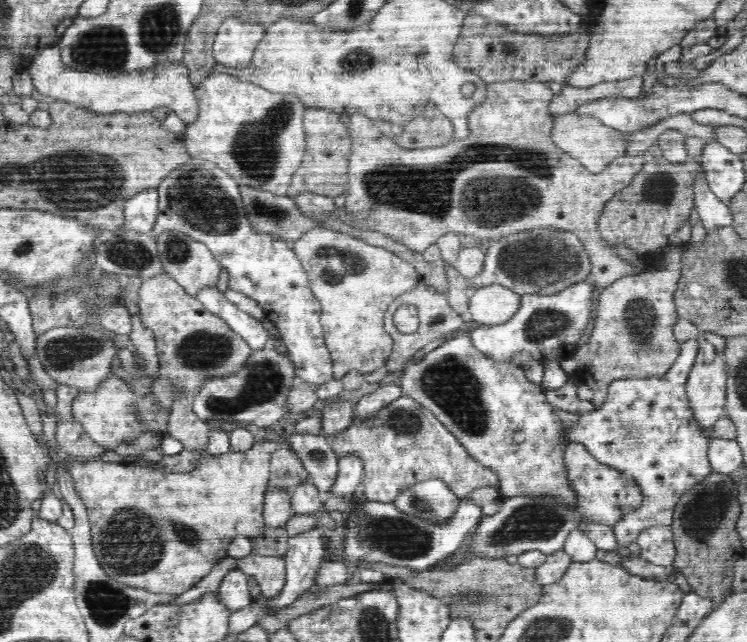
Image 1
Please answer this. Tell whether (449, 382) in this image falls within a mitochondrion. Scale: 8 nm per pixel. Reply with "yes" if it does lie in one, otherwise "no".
yes

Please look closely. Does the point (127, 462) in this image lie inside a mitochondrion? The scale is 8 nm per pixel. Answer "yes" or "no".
no

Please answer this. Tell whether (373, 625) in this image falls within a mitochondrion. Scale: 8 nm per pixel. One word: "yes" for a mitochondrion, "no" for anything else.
yes

